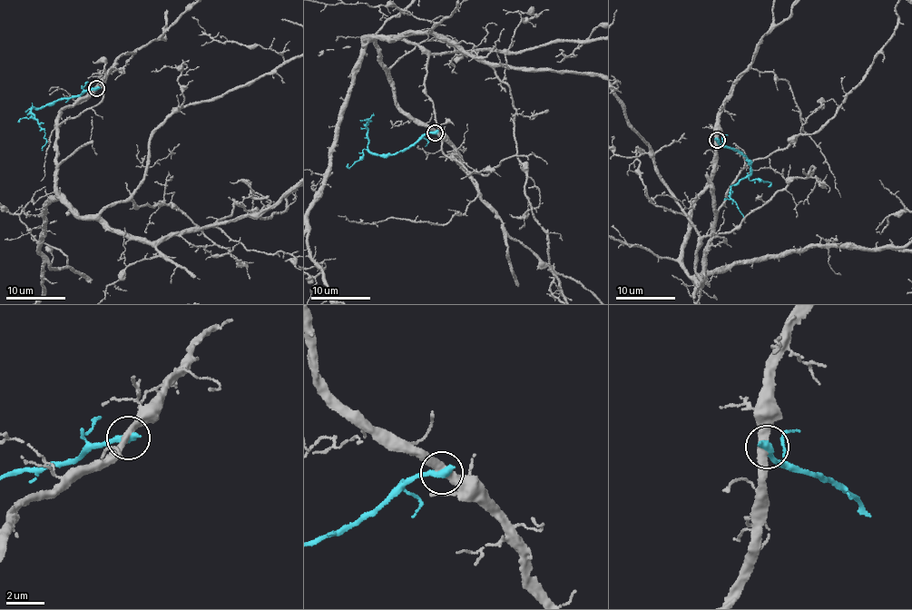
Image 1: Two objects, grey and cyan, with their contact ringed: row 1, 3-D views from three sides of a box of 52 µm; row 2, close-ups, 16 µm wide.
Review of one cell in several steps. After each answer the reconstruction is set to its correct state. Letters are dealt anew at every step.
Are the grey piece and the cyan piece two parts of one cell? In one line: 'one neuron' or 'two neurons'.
two neurons

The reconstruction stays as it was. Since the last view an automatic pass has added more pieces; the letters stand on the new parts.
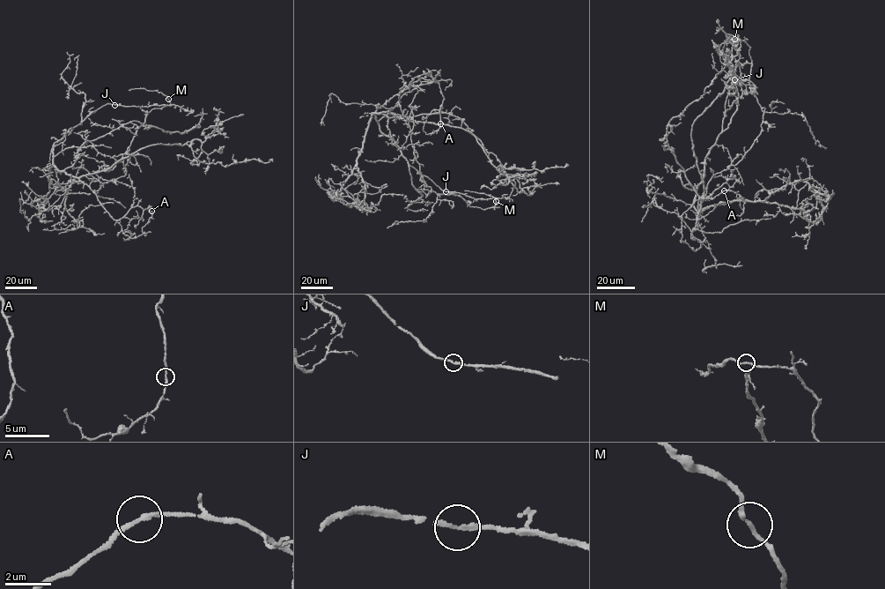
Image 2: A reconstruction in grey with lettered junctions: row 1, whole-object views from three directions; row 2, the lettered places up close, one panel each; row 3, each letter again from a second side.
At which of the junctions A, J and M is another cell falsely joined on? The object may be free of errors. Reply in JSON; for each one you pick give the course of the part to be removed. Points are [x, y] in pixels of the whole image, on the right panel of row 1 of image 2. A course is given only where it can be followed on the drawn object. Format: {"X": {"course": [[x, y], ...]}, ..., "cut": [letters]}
{"cut": []}

